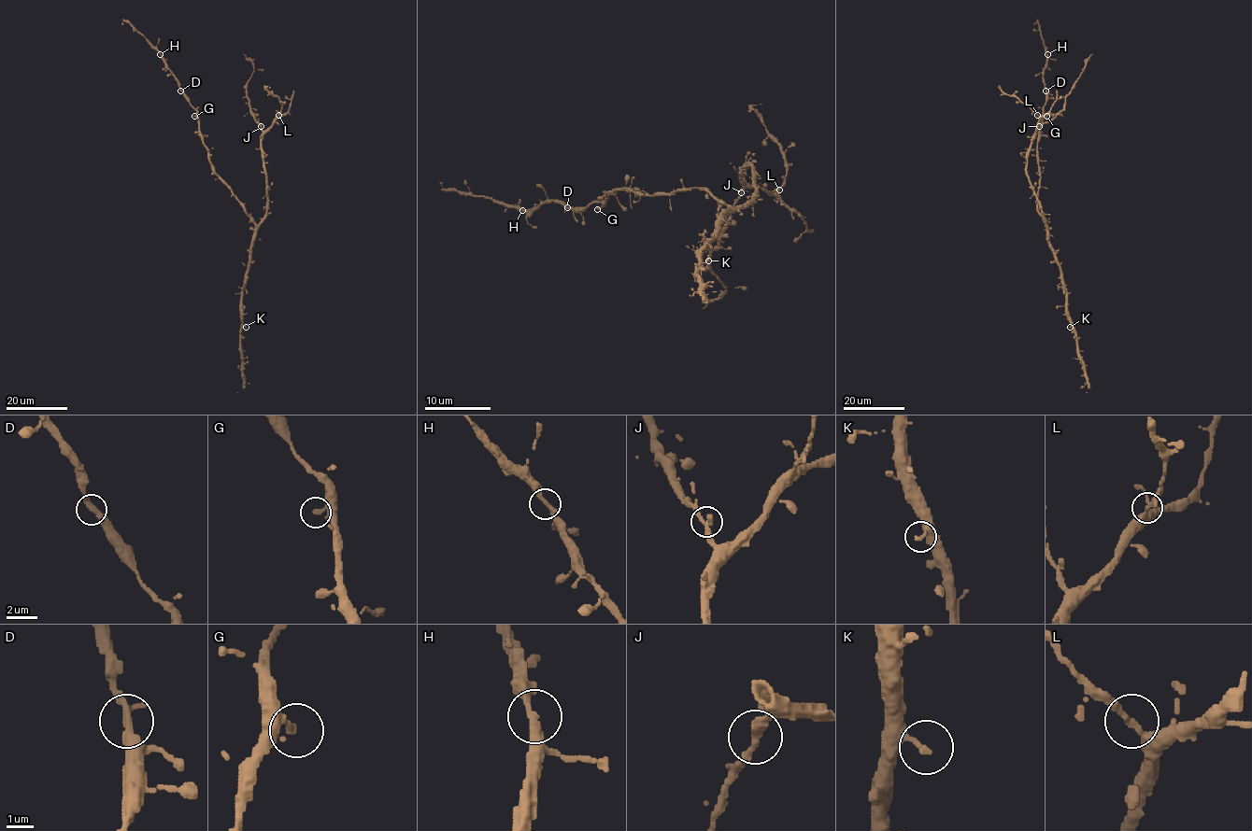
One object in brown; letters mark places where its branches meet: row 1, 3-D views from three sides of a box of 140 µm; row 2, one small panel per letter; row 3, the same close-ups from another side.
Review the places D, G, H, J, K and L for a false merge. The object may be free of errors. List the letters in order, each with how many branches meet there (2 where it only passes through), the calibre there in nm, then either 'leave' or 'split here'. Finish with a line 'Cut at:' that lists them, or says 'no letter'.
D: branches 2; calibre 300 nm; leave
G: branches 1; calibre 300 nm; leave
H: branches 2; calibre 320 nm; leave
J: branches 2; calibre 280 nm; leave
K: branches 1; calibre 280 nm; leave
L: branches 2; calibre 280 nm; leave
Cut at: no letter

